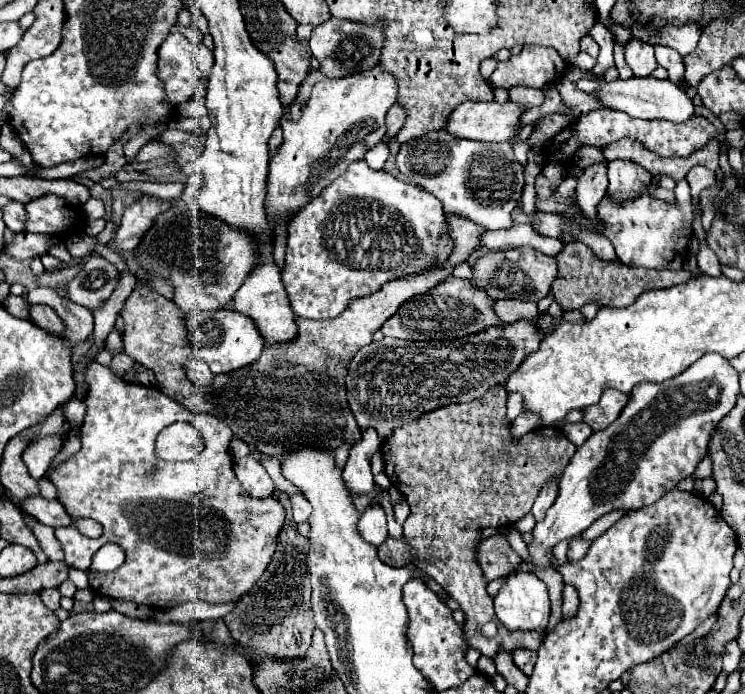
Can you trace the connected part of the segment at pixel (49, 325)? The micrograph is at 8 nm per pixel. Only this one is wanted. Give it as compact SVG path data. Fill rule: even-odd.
M33 305L33 307L31 307L31 319L33 319L33 323L35 323L37 327L41 327L41 329L53 333L53 335L59 335L59 337L65 335L65 325L63 325L63 321L61 321L61 319L57 317L57 313L55 313L51 307L47 307L47 305Z

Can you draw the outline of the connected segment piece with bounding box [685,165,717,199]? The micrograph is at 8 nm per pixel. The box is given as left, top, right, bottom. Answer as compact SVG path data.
M703 165L693 167L693 169L687 173L685 179L689 181L691 197L693 197L693 199L699 199L699 193L701 193L703 189L709 189L709 187L713 187L713 185L717 183L715 173L711 173L711 171L709 171L707 167L703 167Z

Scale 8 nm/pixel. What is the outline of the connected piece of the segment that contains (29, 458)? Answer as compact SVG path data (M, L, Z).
M39 437L35 439L23 453L23 461L29 469L29 475L33 479L41 479L45 471L49 469L55 455L61 451L63 441L59 437Z

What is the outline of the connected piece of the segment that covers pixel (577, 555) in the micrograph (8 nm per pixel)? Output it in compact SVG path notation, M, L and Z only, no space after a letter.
M580 537L573 538L568 547L567 561L578 561L583 558L591 546L591 543L591 541L584 540Z

